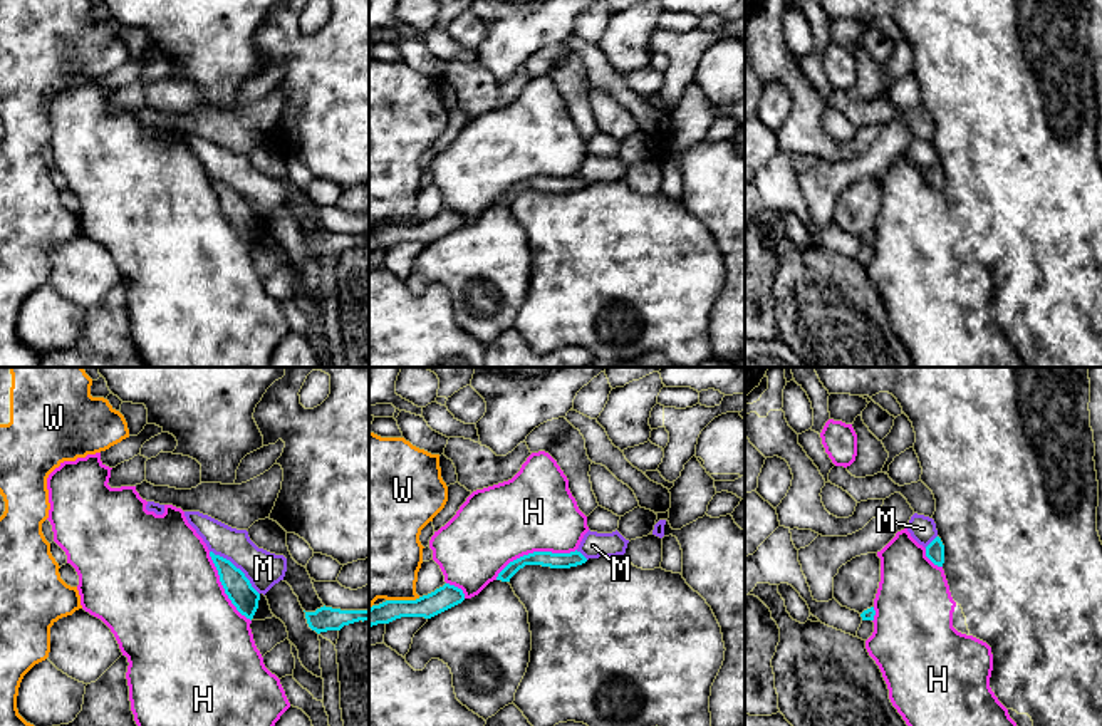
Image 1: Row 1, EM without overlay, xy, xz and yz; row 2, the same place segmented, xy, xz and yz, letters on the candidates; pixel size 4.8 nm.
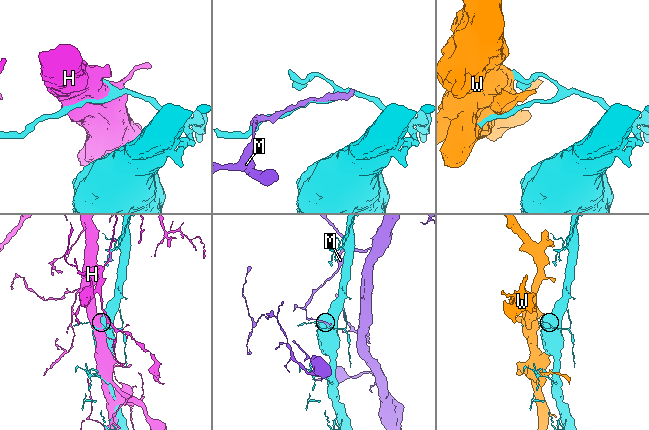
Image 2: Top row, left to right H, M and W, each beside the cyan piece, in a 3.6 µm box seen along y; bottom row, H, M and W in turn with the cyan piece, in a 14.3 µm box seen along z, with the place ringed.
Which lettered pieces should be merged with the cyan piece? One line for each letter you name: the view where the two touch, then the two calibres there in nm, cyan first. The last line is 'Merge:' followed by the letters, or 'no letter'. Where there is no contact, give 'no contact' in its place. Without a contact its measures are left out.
Merge: no letter

